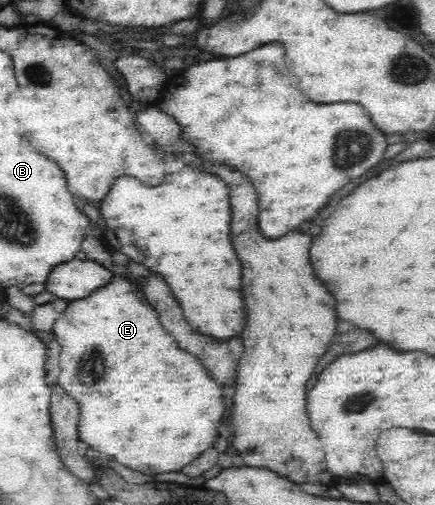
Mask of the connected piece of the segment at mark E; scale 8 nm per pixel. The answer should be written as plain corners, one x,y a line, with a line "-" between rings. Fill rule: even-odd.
112,274
110,282
105,286
98,287
93,293
89,294
83,299
68,300
65,311
61,317
55,321
52,332
54,337
60,343
60,359
59,368
61,369
60,379
58,385
69,395
77,401
79,409
81,409
81,421
79,421
78,431
80,441
91,445
91,449
99,449
111,457
115,457
115,461
123,463
131,469
137,469
141,473
153,475
153,473
163,473
163,471
173,471
173,469
181,469
185,467
193,459
199,457
205,449
209,449
209,445
215,443
215,439
219,437
219,423
223,417
223,410
225,409
223,388
221,383
214,381
211,375
206,371
205,367
199,363
199,359
195,359
193,355
189,355
187,351
183,351
179,347
179,343
163,329
157,311
147,305
141,289
137,285
133,285
133,281
129,281
129,276
123,274
-
87,361
93,361
95,365
103,367
83,367

